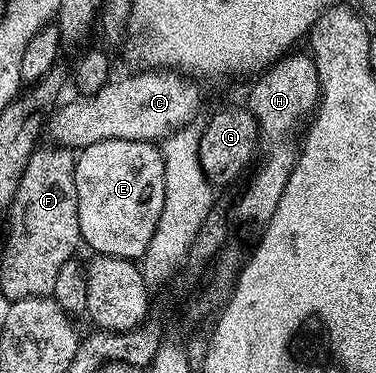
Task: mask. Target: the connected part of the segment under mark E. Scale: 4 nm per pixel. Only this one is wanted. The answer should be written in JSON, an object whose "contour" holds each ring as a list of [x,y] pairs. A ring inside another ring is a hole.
{"contour":[[[105,139],[101,143],[93,143],[82,149],[75,158],[75,182],[77,183],[77,219],[79,220],[79,235],[82,244],[88,245],[92,249],[90,252],[95,255],[128,259],[142,258],[149,243],[155,239],[157,223],[161,219],[161,207],[165,207],[165,159],[162,148],[150,141],[130,141],[129,139]]]}

